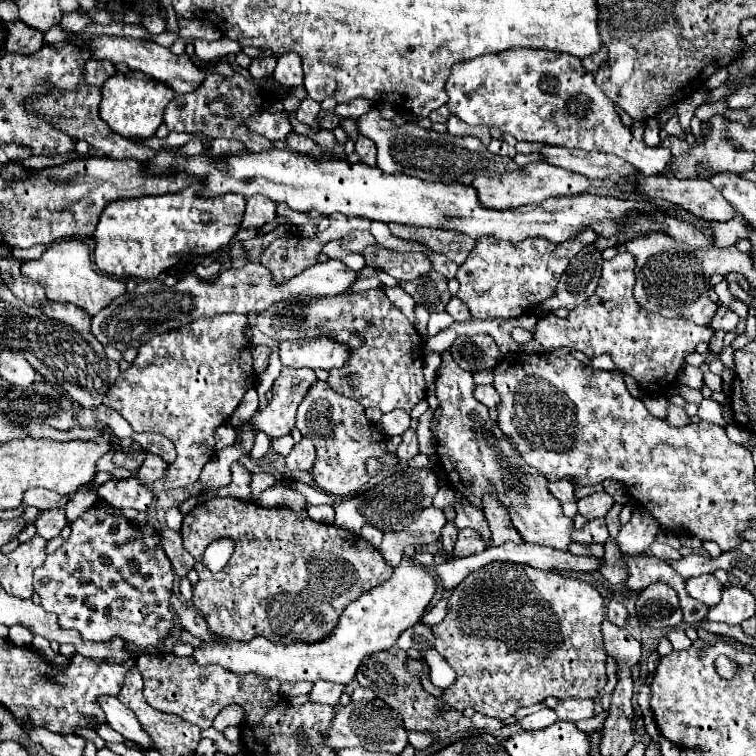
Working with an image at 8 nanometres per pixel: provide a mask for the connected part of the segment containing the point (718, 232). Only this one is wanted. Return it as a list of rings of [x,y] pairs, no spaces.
[[[735,216],[727,222],[713,222],[709,226],[709,230],[713,232],[715,244],[719,248],[733,246],[739,238],[749,238],[749,230],[745,228],[745,218],[743,216]]]

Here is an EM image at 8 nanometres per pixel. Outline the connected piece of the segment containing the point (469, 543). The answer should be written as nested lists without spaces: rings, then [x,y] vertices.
[[[465,528],[459,532],[459,538],[455,542],[455,548],[453,548],[453,554],[447,554],[443,548],[439,550],[439,556],[443,558],[463,558],[463,556],[471,556],[471,554],[479,554],[487,548],[487,542],[481,538],[481,534],[477,530],[471,530],[471,528]]]

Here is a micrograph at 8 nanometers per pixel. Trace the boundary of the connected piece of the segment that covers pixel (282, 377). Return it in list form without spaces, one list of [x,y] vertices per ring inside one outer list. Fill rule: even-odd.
[[[287,368],[273,382],[273,400],[259,414],[249,420],[251,428],[263,430],[269,438],[279,438],[289,434],[295,424],[295,410],[315,382],[315,372],[309,368]]]

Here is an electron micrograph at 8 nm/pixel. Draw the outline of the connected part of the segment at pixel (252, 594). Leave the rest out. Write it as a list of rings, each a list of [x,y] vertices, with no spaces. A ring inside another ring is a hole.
[[[215,498],[215,500],[209,500],[197,508],[193,508],[189,514],[185,514],[183,518],[183,526],[181,526],[181,538],[183,538],[183,546],[185,550],[197,560],[195,562],[195,570],[199,574],[199,582],[193,586],[193,604],[195,608],[203,614],[203,618],[207,620],[207,626],[209,626],[209,632],[213,632],[215,636],[219,638],[233,638],[233,640],[253,640],[255,636],[265,636],[269,638],[271,642],[277,642],[277,644],[291,644],[291,642],[317,642],[325,636],[329,636],[343,612],[343,608],[357,600],[361,594],[369,592],[371,588],[379,586],[381,582],[387,582],[389,576],[393,574],[393,568],[383,560],[383,556],[379,554],[377,548],[373,548],[365,538],[361,538],[359,534],[353,534],[349,530],[341,530],[339,526],[333,526],[333,524],[319,524],[315,520],[309,518],[309,514],[305,510],[301,512],[293,512],[289,508],[261,508],[259,504],[253,504],[253,502],[245,502],[245,500],[237,500],[237,498]],[[221,538],[231,538],[235,542],[235,548],[233,548],[233,554],[227,562],[227,566],[221,570],[221,572],[211,572],[205,564],[203,564],[203,552],[205,548],[213,542],[213,540],[221,540]]]

